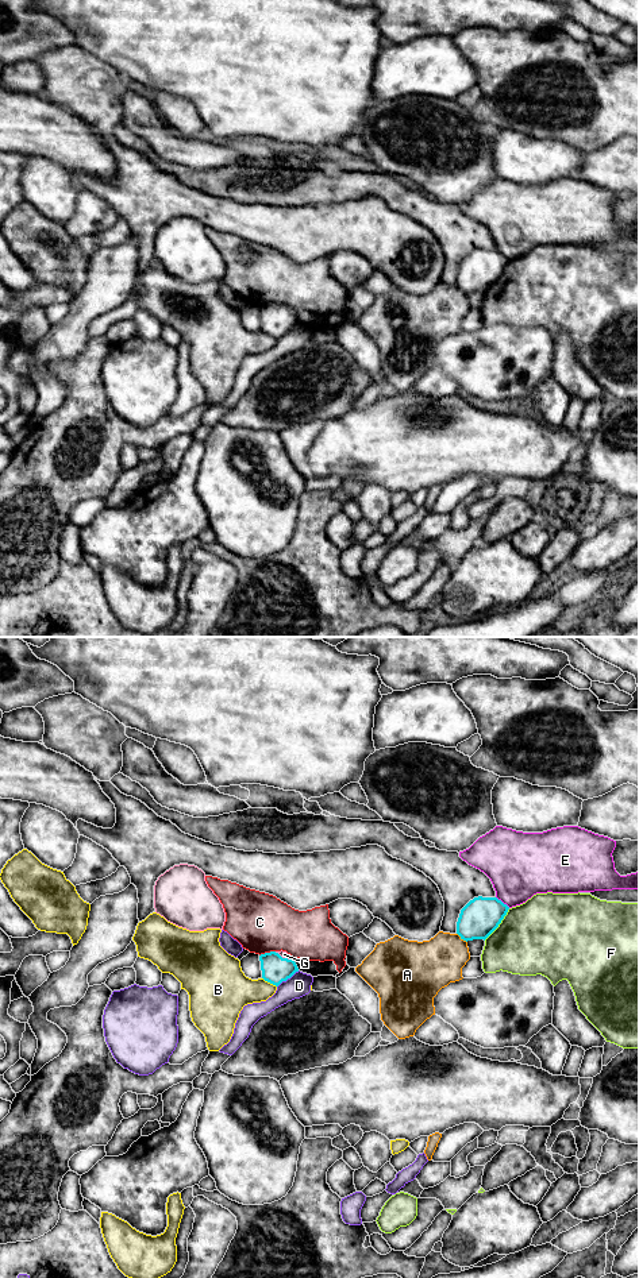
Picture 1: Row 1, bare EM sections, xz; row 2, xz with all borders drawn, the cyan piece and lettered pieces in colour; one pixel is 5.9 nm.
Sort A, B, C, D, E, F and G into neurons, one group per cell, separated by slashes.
A / B / C / D / E / F / G

